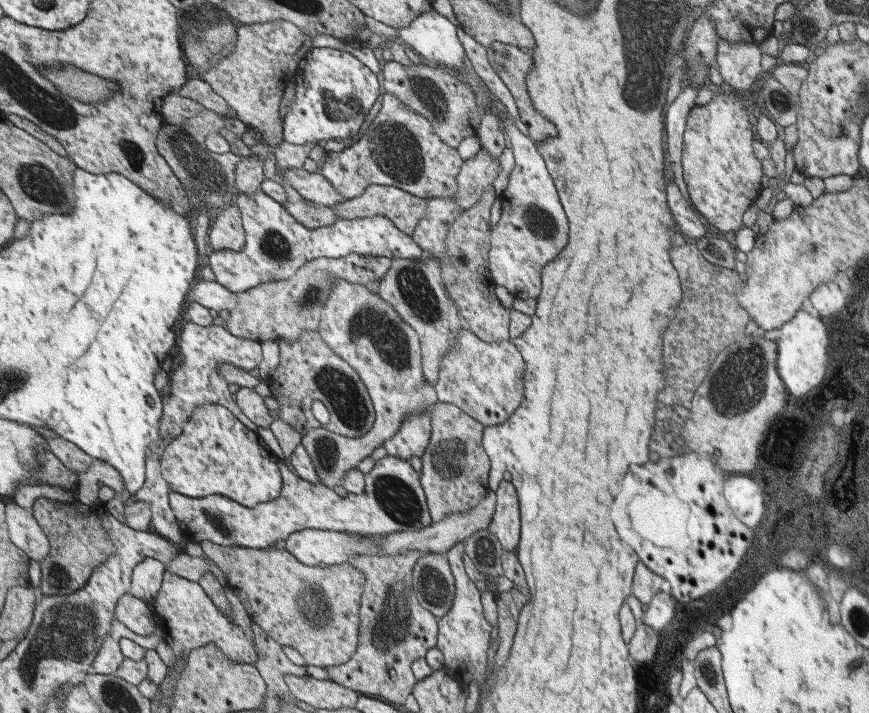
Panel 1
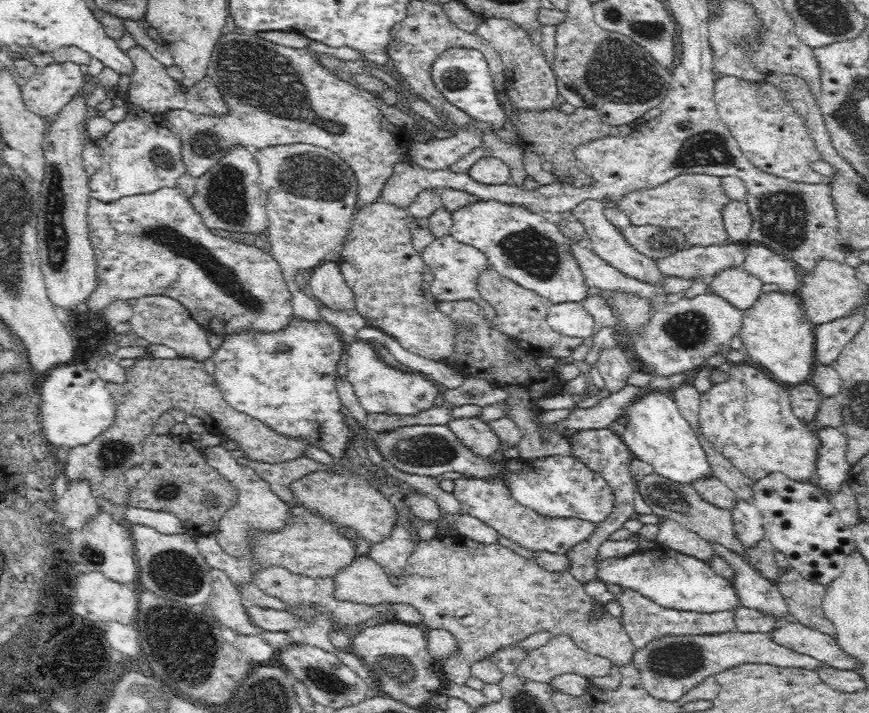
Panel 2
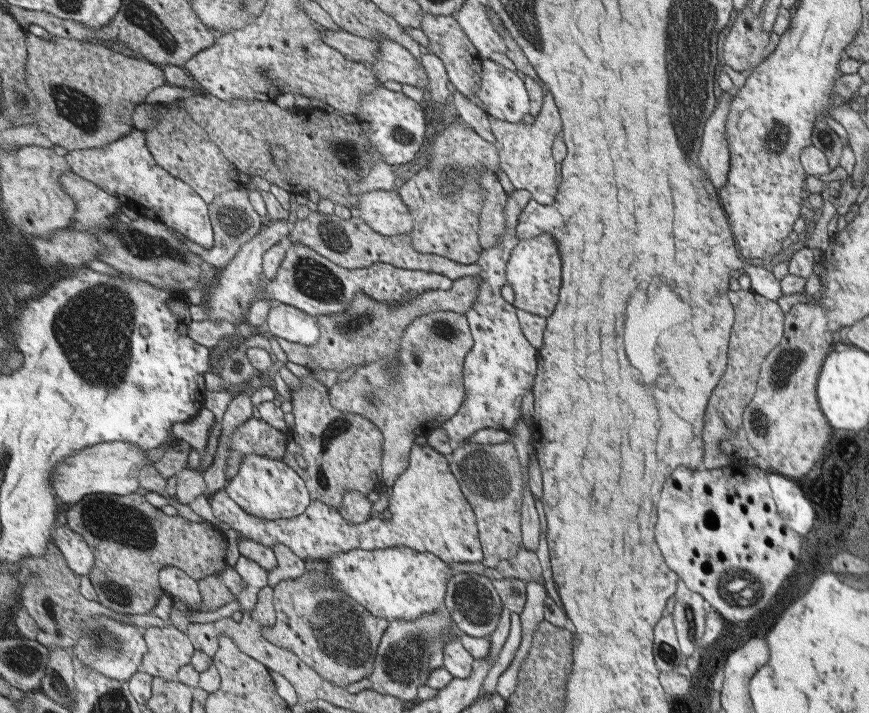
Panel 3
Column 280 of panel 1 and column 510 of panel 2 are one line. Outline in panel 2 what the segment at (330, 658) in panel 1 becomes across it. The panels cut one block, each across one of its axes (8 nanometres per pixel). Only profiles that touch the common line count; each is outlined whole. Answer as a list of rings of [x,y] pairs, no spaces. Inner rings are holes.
[[[464,535],[435,536],[428,540],[420,540],[415,542],[412,553],[409,553],[406,558],[404,570],[402,579],[406,585],[406,592],[404,592],[404,600],[400,602],[414,606],[422,614],[423,626],[446,630],[457,640],[458,654],[449,659],[437,660],[441,678],[454,684],[465,685],[471,676],[472,662],[487,658],[490,652],[522,640],[539,629],[548,629],[553,634],[564,631],[580,648],[605,656],[614,662],[622,662],[622,658],[630,658],[634,650],[617,618],[611,617],[608,613],[598,622],[587,622],[583,618],[582,614],[588,608],[588,594],[569,571],[550,572],[538,565],[534,559],[528,560],[518,556],[510,548],[496,542],[482,543]]]

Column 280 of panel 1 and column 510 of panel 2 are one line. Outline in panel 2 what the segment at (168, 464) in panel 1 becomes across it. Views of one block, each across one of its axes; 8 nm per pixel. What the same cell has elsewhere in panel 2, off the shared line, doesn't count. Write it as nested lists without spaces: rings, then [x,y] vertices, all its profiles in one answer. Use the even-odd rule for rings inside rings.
[[[404,424],[404,426],[394,426],[392,430],[375,433],[372,438],[385,462],[404,472],[428,476],[452,471],[464,474],[470,479],[476,477],[476,479],[485,482],[499,482],[499,484],[503,485],[503,488],[508,490],[511,498],[514,498],[521,506],[532,510],[539,516],[588,520],[597,524],[608,519],[615,508],[615,497],[607,481],[599,472],[588,468],[587,464],[584,464],[580,458],[572,454],[550,452],[538,454],[538,456],[528,456],[528,458],[506,458],[503,462],[498,462],[498,460],[494,462],[491,458],[493,454],[476,452],[467,444],[464,444],[464,441],[460,440],[460,437],[456,436],[456,433],[450,427],[442,424]]]

